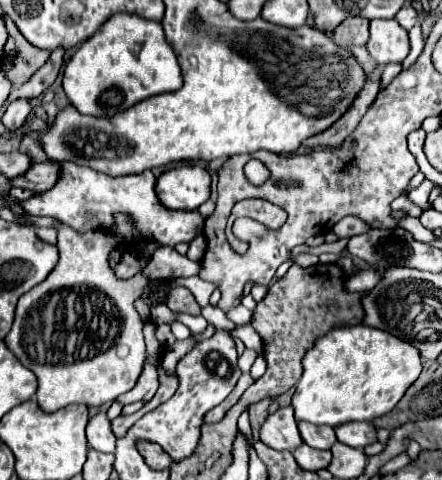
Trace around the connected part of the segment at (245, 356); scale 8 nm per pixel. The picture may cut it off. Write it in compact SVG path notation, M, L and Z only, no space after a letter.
M246 349L246 351L238 357L238 367L242 369L242 373L248 373L248 371L250 371L250 365L254 363L256 357L258 357L258 351L254 351L254 349Z

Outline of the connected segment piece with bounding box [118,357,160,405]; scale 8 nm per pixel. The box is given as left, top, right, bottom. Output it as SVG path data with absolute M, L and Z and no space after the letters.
M148 357L144 361L144 371L136 383L134 389L130 389L130 393L124 393L118 397L118 401L122 405L128 405L128 403L134 403L134 401L150 401L158 389L158 367L156 363L152 363Z

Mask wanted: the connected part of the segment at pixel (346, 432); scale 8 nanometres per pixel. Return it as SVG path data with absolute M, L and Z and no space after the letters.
M370 421L344 423L334 431L336 431L336 439L344 445L350 445L350 447L360 447L362 449L362 447L376 441L376 427Z

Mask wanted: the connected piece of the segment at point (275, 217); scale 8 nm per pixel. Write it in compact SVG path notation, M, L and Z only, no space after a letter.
M246 199L246 201L240 201L234 205L232 209L232 215L228 218L225 233L230 241L230 245L238 251L238 253L244 253L248 249L248 243L246 241L240 241L238 237L234 237L232 233L232 225L239 217L250 214L249 216L256 221L266 225L268 229L280 229L282 223L286 223L286 211L272 205L272 203L266 203L266 201L260 201L260 199Z

